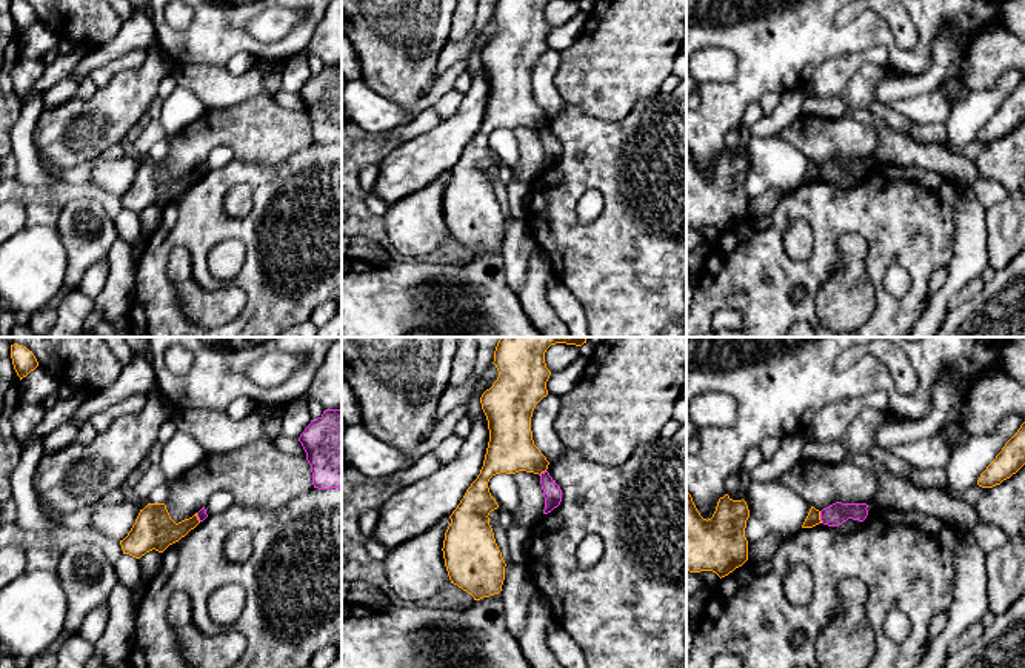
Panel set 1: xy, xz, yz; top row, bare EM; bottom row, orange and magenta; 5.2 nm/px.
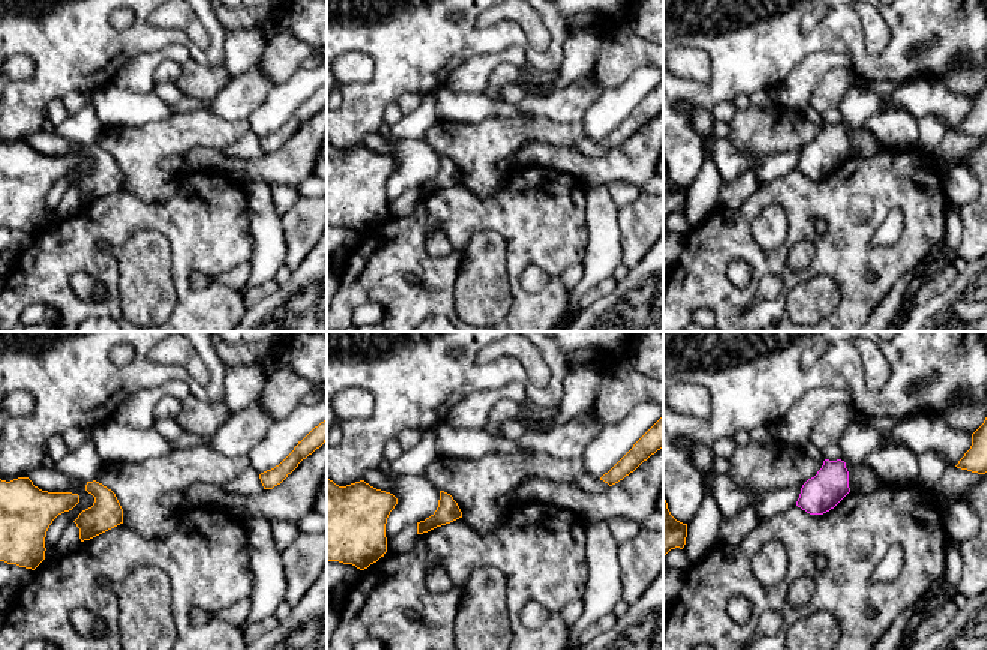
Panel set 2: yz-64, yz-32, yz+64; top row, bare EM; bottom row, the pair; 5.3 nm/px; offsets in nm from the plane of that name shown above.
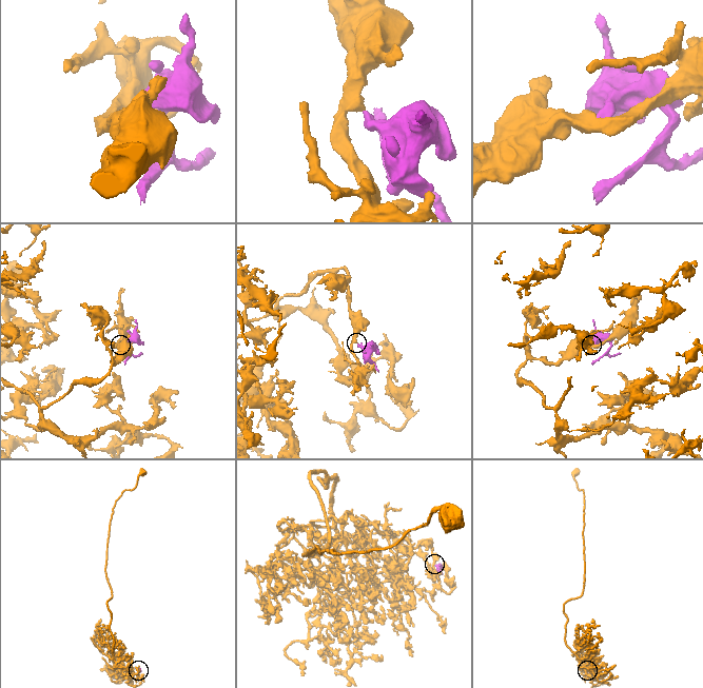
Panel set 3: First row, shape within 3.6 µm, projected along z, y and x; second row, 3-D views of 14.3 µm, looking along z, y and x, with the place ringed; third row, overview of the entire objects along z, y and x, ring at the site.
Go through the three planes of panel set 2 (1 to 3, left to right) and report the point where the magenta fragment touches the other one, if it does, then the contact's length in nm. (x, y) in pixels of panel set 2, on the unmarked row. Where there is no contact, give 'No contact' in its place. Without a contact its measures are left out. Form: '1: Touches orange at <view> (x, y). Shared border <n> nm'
1: No contact
2: No contact
3: No contact

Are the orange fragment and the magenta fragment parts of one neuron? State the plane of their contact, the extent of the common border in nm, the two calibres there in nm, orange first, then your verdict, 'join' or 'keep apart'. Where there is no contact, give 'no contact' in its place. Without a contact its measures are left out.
yz | 70 nm | 70/120 nm | keep apart

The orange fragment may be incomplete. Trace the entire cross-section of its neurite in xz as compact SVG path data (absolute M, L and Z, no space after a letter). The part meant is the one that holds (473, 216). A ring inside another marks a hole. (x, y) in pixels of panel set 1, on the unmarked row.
M497 0L494 20L499 26L497 35L482 52L482 65L488 75L489 97L483 122L477 134L466 145L463 154L449 171L451 179L445 188L443 214L451 239L457 240L474 256L499 249L505 235L505 215L496 199L489 180L489 168L499 160L491 151L488 137L492 131L519 126L542 129L549 117L534 100L531 72L536 60L548 51L546 37L551 26L545 18L545 8L551 0Z

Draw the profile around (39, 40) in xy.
M37 22L20 35L22 58L45 58L49 52L58 51L60 37L42 22Z

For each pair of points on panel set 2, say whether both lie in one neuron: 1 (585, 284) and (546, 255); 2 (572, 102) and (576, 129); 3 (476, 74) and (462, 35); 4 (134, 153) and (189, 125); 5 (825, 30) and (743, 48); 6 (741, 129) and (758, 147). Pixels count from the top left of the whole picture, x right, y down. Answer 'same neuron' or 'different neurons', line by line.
1: different neurons
2: different neurons
3: different neurons
4: same neuron
5: same neuron
6: same neuron

